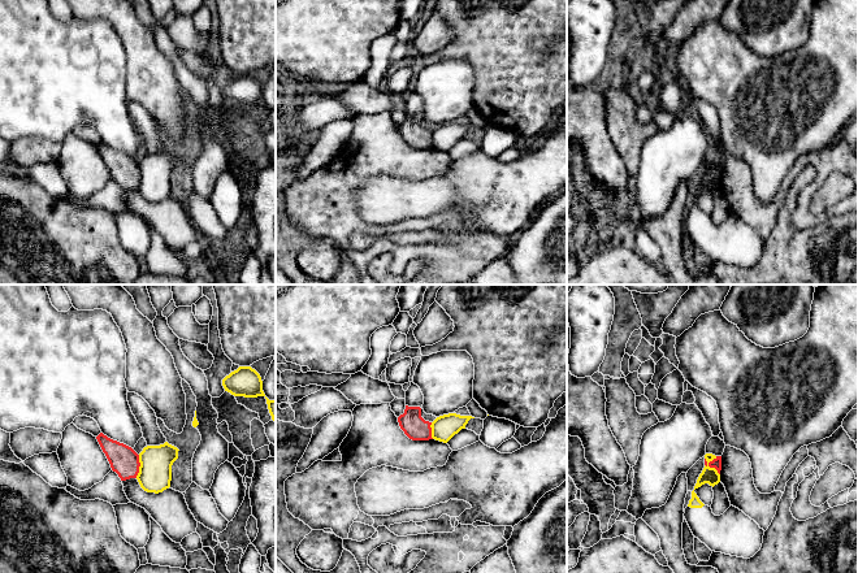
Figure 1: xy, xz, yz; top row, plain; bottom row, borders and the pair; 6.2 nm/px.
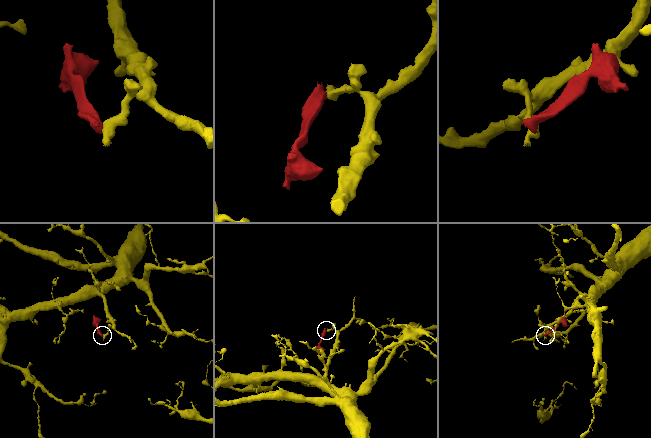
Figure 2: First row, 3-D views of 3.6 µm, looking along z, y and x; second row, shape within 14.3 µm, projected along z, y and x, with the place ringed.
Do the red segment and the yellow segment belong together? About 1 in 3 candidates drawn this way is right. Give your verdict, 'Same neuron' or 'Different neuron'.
Different neuron

